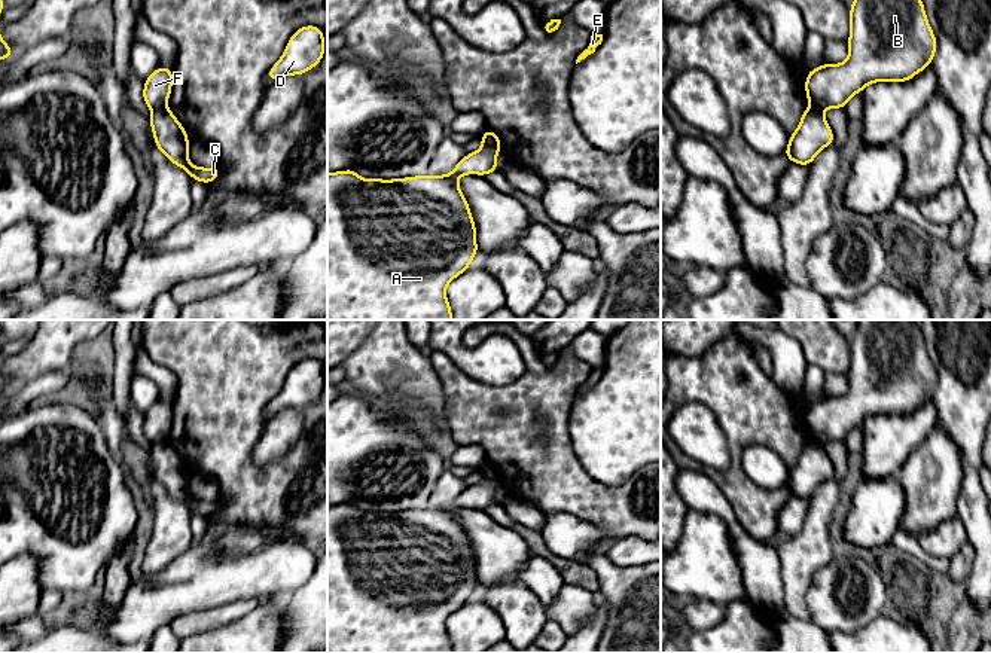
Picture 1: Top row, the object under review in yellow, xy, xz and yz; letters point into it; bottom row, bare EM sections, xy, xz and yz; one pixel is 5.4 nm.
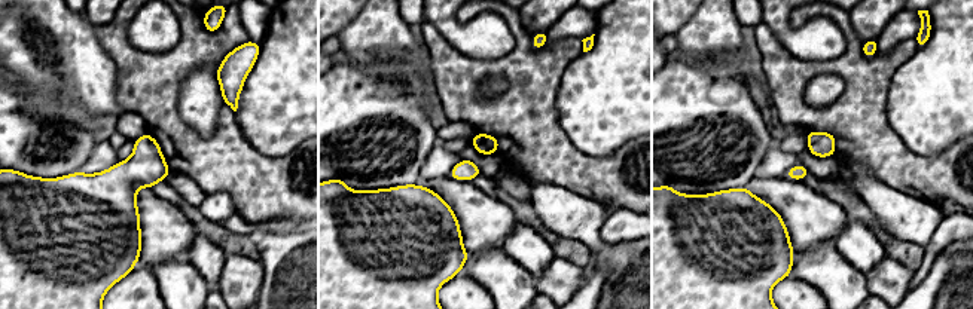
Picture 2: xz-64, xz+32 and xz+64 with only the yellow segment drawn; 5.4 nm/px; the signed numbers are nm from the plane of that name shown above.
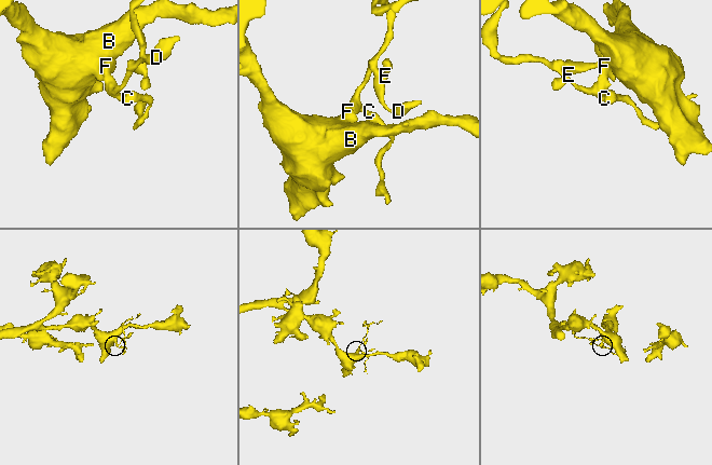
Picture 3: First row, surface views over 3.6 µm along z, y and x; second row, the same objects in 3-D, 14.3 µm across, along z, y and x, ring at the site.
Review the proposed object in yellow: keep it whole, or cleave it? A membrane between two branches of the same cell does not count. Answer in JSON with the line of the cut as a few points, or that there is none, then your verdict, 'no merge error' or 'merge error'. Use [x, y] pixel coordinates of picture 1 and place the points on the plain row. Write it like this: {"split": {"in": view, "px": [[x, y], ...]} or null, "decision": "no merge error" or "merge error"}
{"split": {"in": "xz", "px": [[482, 467], [499, 478]]}, "decision": "merge error"}

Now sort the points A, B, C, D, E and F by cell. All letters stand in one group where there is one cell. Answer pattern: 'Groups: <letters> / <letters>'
Groups: A B F / C D E

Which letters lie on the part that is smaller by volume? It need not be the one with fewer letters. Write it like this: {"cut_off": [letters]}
{"cut_off": ["C", "D", "E"]}

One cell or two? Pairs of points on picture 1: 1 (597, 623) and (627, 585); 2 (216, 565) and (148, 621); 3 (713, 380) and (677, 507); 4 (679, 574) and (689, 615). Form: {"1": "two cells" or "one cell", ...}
{"1": "two cells", "2": "one cell", "3": "two cells", "4": "two cells"}

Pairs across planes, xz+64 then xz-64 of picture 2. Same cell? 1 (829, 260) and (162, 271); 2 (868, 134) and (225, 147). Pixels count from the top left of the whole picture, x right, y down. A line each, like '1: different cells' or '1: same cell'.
1: same cell
2: same cell

